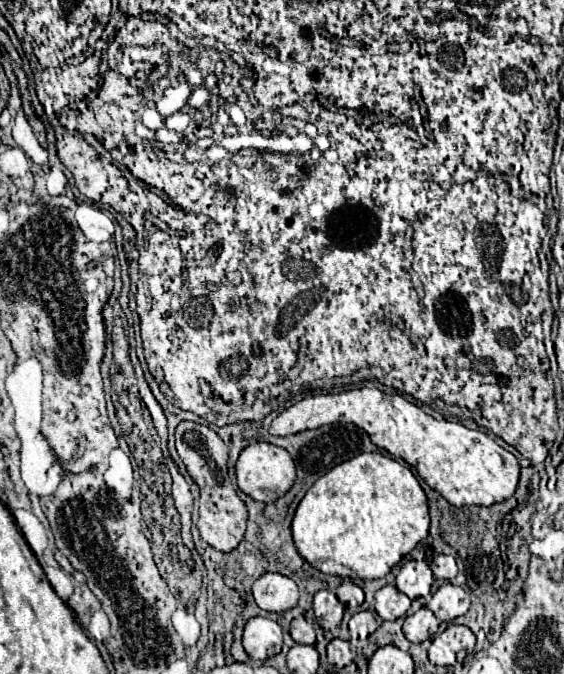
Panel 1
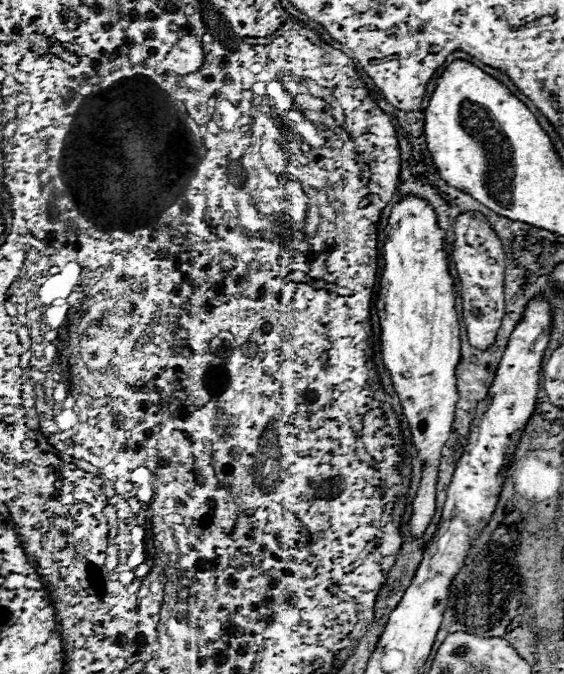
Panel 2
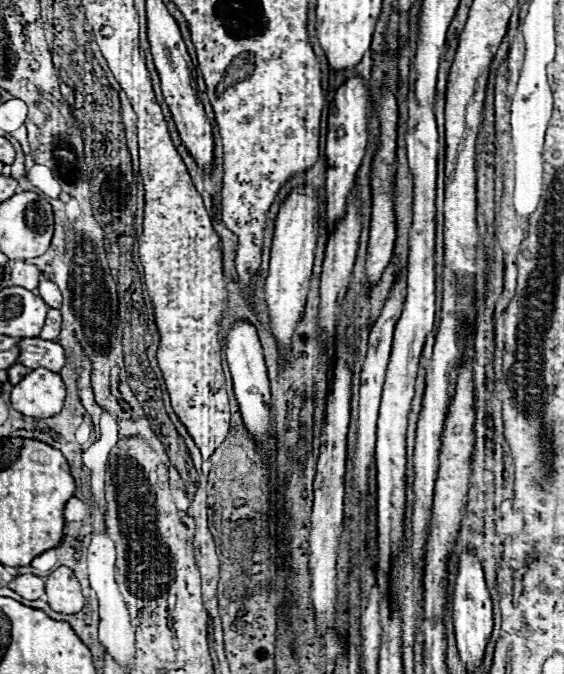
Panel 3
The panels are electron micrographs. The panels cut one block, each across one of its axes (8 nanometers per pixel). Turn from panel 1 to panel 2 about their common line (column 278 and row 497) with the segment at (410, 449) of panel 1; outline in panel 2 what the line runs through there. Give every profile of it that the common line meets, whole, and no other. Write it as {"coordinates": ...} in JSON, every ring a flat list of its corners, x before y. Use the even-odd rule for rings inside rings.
{"coordinates":[[404,196,392,206,384,234,384,272,376,302,382,330,380,350,422,462,420,488,412,502,408,522,410,536,420,538,436,512,438,464,452,430,458,402,456,366,460,360,460,320,456,314,454,278,448,266,446,234,438,224,434,208,424,198]]}

